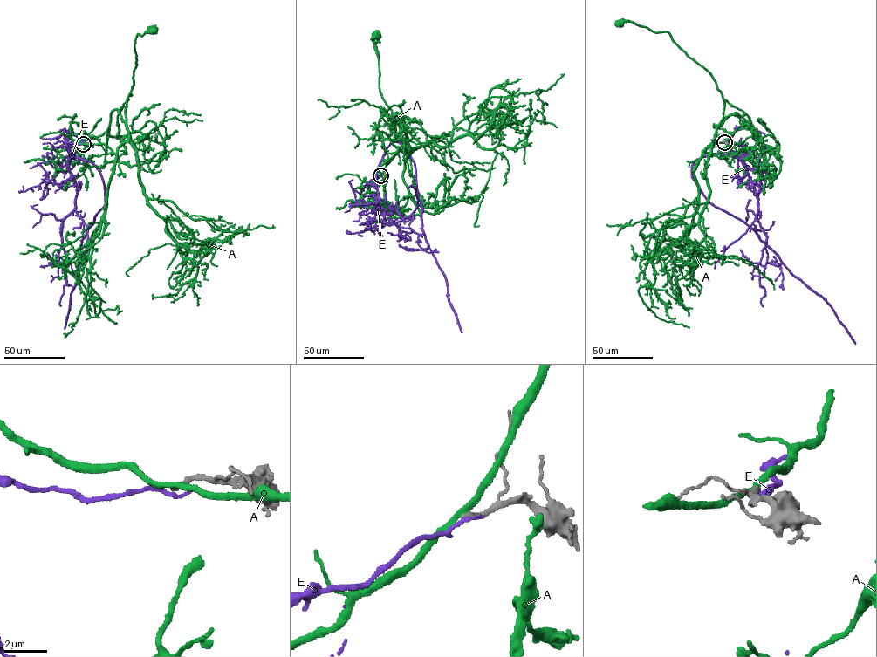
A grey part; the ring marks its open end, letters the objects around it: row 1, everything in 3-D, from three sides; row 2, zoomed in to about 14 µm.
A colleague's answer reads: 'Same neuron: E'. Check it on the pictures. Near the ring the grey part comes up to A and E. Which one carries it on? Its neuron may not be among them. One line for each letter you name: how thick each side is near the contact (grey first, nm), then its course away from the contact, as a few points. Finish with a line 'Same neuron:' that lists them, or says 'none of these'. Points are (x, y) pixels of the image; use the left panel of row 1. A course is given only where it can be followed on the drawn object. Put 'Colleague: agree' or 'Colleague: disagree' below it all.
Same neuron: none of these
Colleague: disagree

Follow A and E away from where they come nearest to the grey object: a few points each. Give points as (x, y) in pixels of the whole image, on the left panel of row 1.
A: (83, 144), (104, 144), (115, 153), (126, 141), (135, 37), (147, 27), (153, 30)
E: (83, 144), (66, 142), (71, 158), (87, 160), (99, 170), (105, 202), (81, 243), (78, 277), (65, 328)

